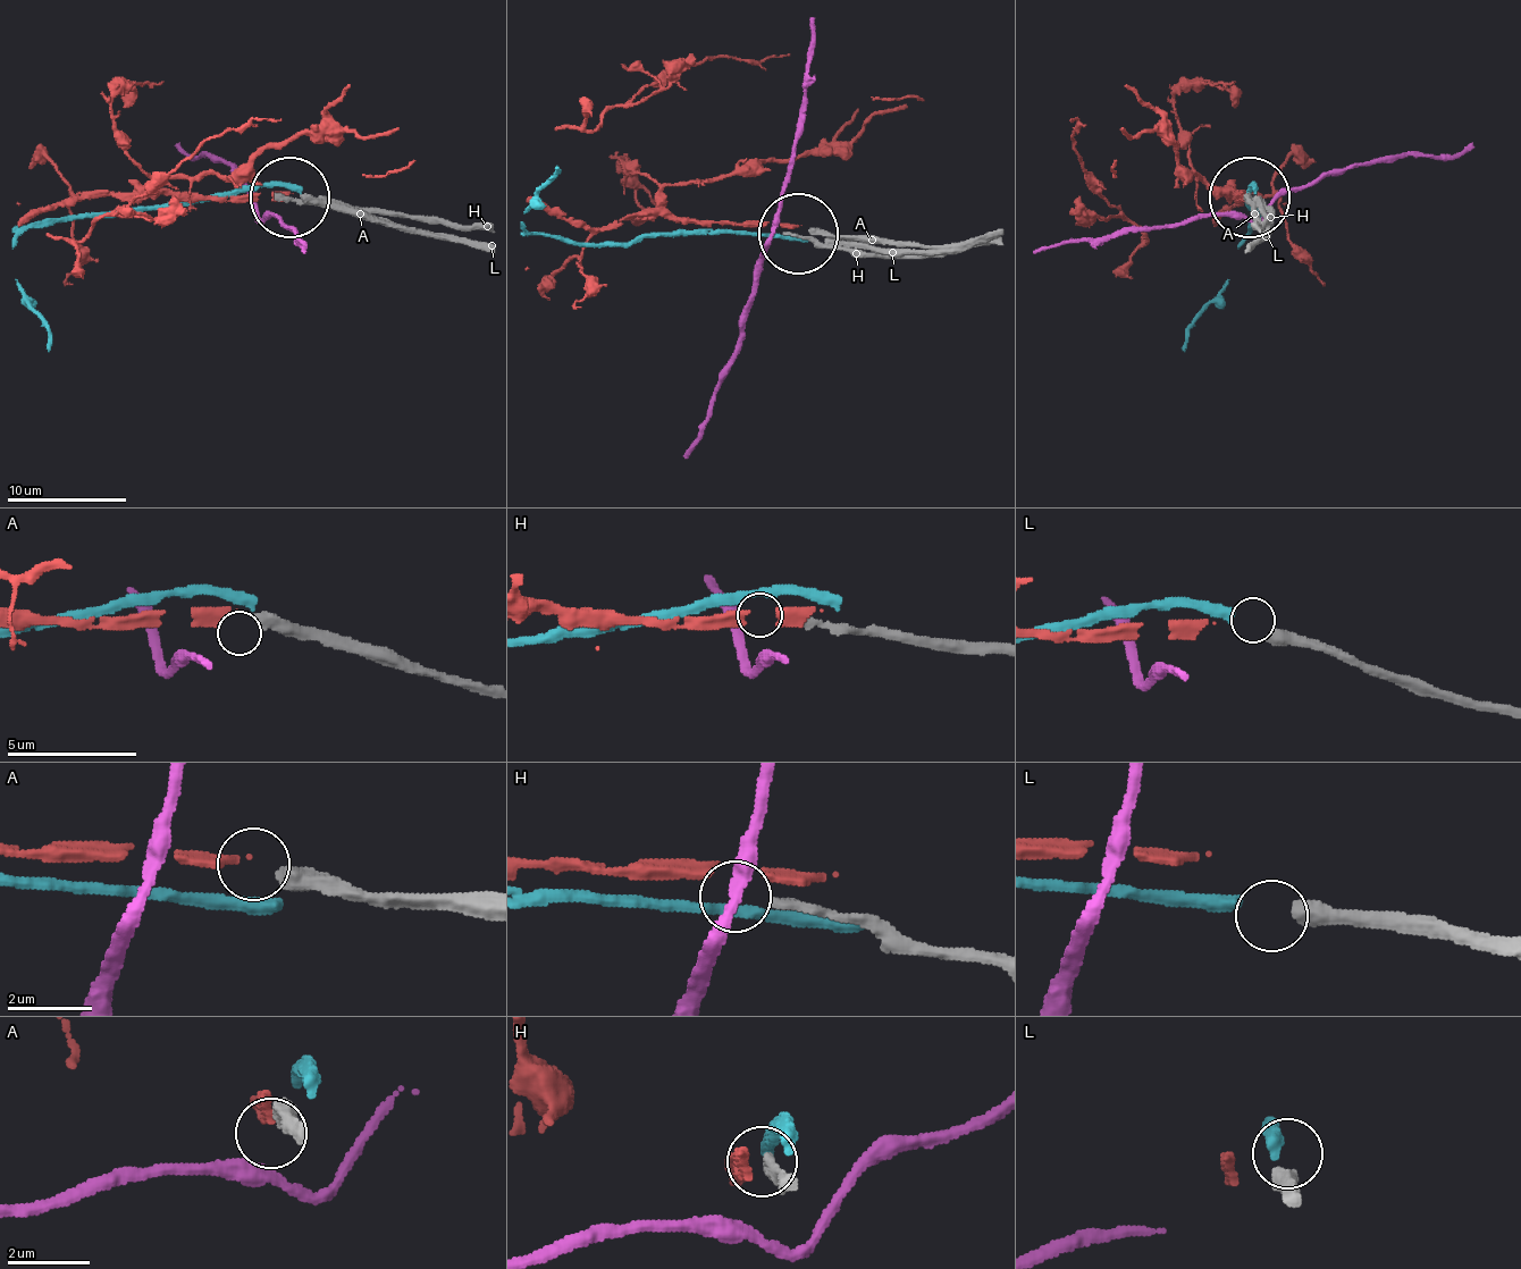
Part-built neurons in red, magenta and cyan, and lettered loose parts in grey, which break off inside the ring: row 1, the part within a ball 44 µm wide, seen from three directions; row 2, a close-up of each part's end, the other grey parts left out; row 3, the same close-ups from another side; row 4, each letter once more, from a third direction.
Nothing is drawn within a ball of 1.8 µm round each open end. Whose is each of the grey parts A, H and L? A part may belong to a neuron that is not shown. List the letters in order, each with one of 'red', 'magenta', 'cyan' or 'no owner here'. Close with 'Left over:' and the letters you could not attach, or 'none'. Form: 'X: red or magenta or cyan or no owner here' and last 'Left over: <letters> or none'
A: red
H: no owner here
L: cyan
Left over: H

